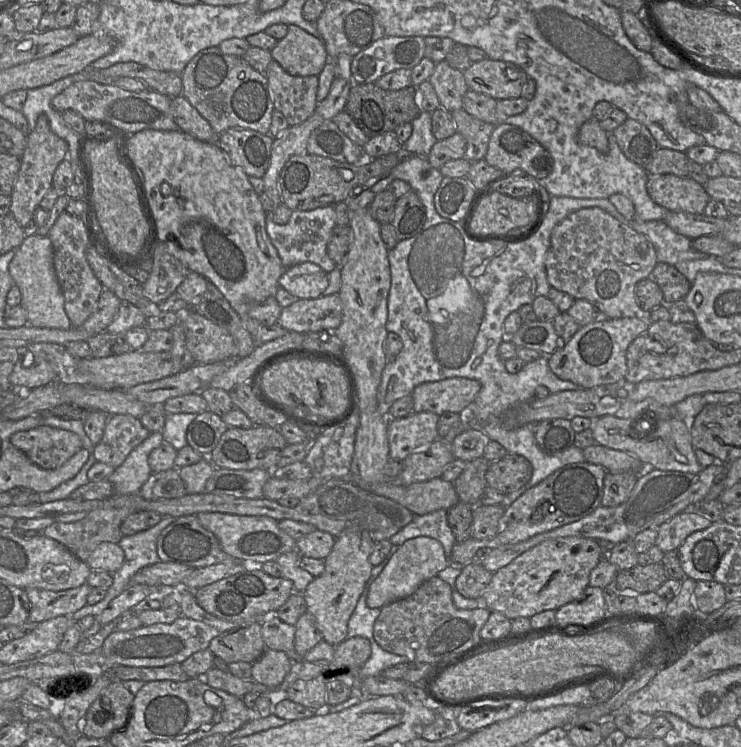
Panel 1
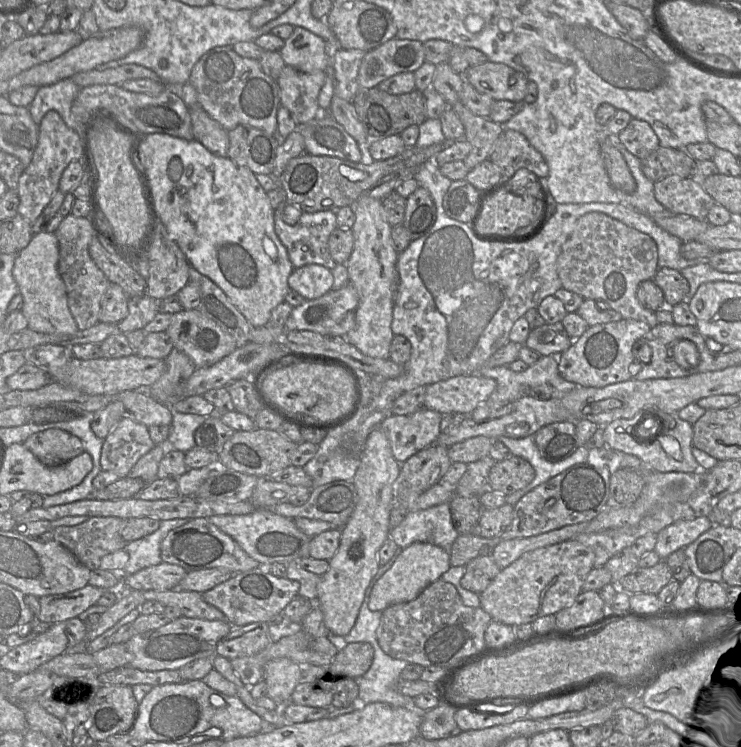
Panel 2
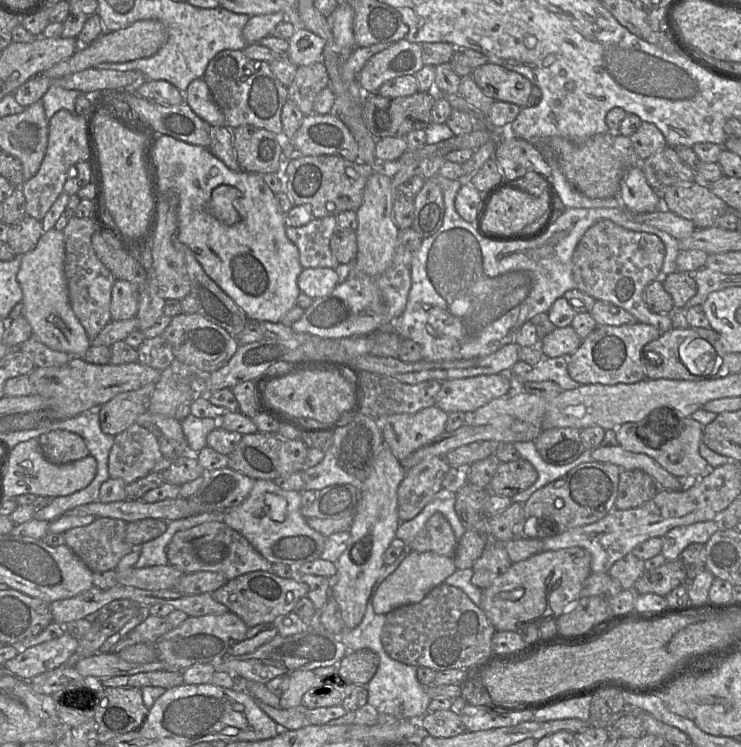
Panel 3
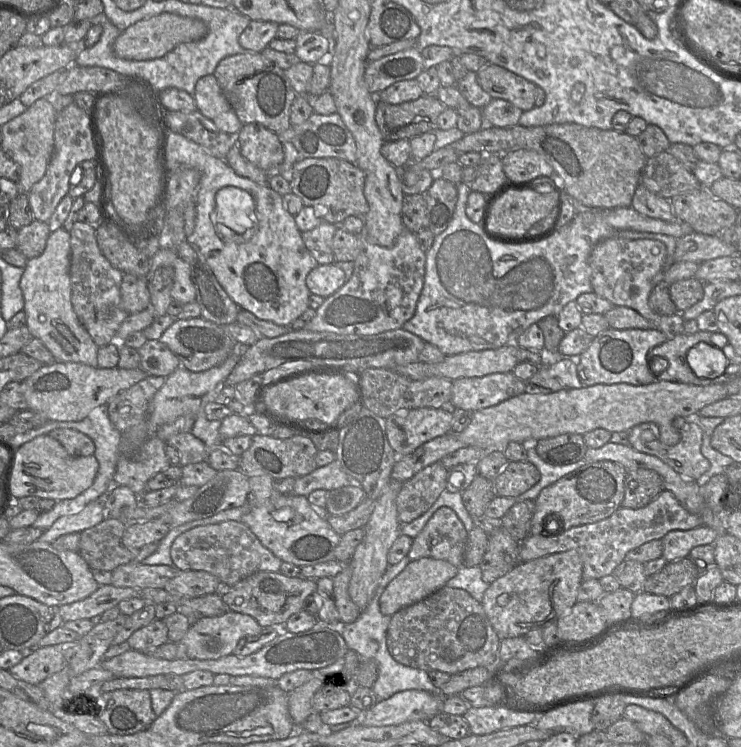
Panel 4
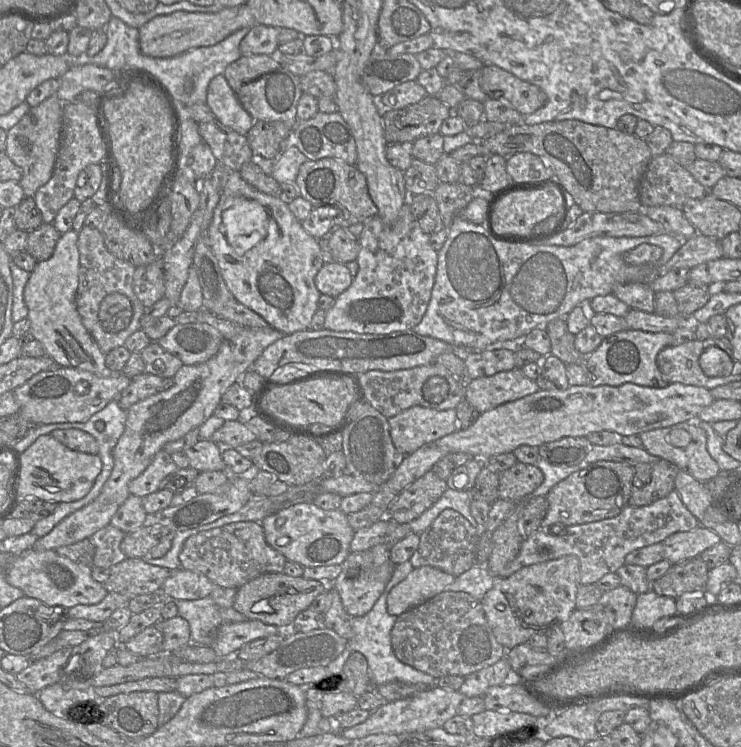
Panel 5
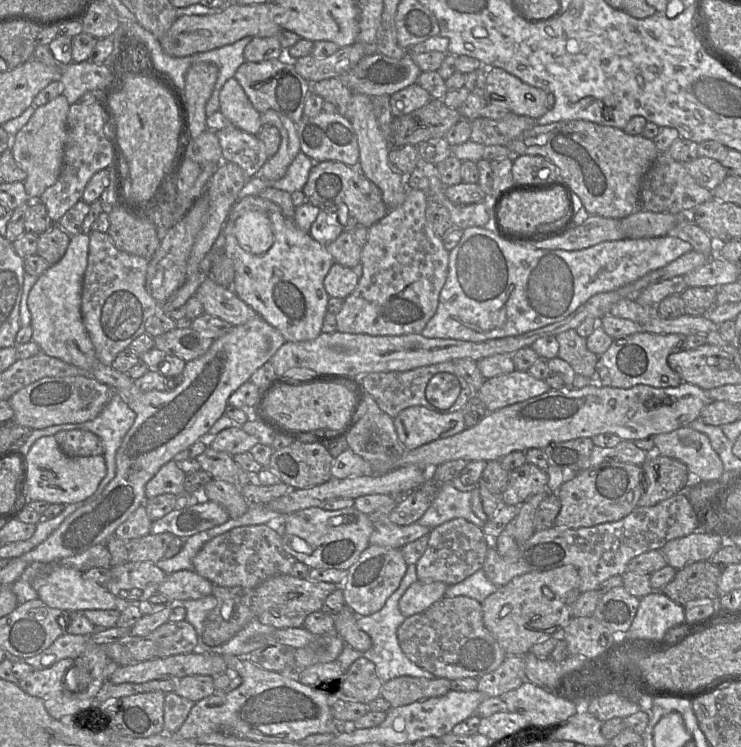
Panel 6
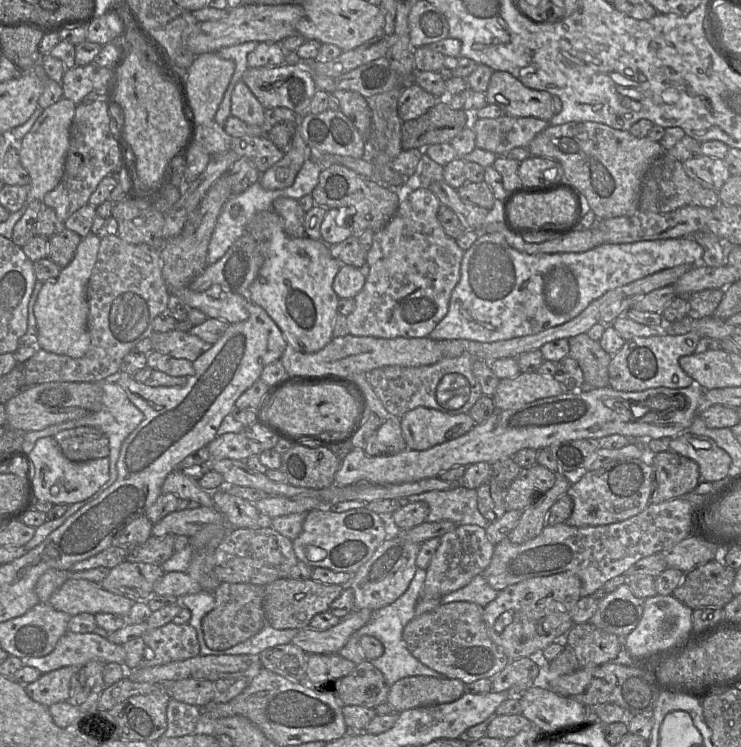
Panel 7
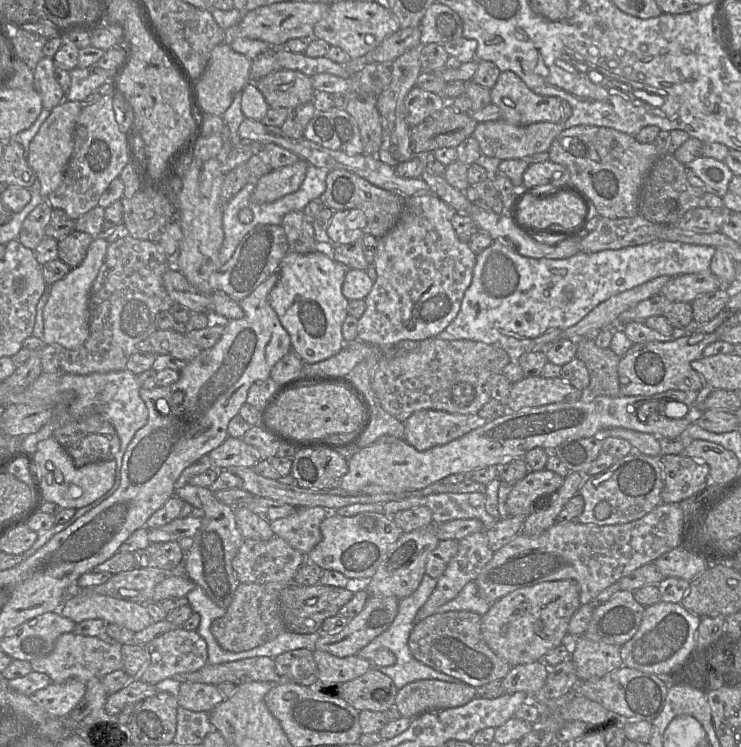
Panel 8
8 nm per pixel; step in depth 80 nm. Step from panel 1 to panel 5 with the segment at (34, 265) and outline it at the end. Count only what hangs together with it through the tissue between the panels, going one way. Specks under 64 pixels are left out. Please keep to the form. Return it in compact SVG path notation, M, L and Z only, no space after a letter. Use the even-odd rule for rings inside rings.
M74 230L67 231L61 235L59 238L57 245L55 247L53 255L45 260L45 261L40 261L37 263L35 269L30 273L30 277L27 281L27 284L25 285L24 288L24 301L25 304L28 308L28 319L30 321L30 332L29 336L40 341L43 346L45 347L47 351L47 355L51 357L55 362L57 362L60 366L63 367L72 367L72 368L77 368L81 370L86 370L89 372L92 372L100 377L110 377L114 373L121 373L121 372L114 372L110 370L105 363L105 354L101 351L99 345L95 341L95 339L92 337L92 335L89 333L89 331L85 328L85 326L82 323L81 317L78 313L77 306L76 306L76 293L79 285L79 268L80 268L80 263L79 263L79 250L78 250L78 232Z

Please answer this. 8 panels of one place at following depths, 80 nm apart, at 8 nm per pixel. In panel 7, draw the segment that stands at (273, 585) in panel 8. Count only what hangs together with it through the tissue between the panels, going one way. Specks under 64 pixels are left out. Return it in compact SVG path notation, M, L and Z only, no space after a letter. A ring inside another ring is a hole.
M222 582L213 592L216 605L202 621L206 645L214 650L225 650L256 635L267 625L263 600L265 586L248 583Z

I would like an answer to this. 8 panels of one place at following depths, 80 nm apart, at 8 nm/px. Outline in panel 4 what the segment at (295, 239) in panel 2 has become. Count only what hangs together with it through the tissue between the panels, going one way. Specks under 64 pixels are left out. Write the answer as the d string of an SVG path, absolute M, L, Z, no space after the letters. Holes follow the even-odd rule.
M322 222L310 231L304 231L301 237L318 265L334 264L333 237L338 226Z

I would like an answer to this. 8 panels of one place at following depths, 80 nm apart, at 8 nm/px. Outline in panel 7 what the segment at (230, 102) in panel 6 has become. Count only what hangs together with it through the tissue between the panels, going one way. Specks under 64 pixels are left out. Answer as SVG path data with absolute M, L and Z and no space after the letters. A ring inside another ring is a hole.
M243 81L237 82L231 95L231 116L249 125L263 126L264 111L249 87Z

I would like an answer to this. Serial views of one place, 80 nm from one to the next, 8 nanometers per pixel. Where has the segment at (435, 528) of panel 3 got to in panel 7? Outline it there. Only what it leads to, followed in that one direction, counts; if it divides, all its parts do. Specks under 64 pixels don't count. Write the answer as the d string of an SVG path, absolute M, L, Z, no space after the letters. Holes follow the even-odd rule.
M471 524L457 525L455 529L440 537L440 544L425 570L426 577L421 599L441 599L446 594L468 584L473 577L482 574L489 565L494 544L485 529Z

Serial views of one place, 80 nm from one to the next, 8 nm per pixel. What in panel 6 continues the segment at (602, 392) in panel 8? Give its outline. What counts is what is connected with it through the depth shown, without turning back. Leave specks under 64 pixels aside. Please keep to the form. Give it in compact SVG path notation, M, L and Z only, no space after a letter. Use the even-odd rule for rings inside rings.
M567 330L556 338L559 343L558 357L566 361L576 374L598 382L596 365L599 356L587 348L587 338L581 337L576 330Z

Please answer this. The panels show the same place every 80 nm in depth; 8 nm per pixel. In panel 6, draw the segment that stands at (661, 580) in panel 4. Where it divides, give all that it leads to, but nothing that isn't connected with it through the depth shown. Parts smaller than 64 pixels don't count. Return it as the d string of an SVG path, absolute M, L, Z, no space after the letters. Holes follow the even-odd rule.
M709 560L696 561L677 570L661 592L682 606L700 599L719 600L721 572Z

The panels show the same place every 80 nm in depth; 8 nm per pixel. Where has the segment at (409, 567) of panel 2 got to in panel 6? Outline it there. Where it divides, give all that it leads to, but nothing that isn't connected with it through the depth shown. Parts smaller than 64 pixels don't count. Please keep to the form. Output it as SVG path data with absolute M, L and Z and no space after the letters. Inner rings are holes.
M415 581L406 589L399 600L400 612L405 617L423 612L444 597L447 587L448 585L443 582Z

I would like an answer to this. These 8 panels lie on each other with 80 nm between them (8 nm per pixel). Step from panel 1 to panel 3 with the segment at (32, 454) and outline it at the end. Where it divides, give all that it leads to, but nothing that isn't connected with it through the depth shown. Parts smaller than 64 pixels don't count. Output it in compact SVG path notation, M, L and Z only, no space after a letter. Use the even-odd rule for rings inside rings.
M54 430L38 438L44 457L53 464L68 464L90 455L81 436L67 430Z

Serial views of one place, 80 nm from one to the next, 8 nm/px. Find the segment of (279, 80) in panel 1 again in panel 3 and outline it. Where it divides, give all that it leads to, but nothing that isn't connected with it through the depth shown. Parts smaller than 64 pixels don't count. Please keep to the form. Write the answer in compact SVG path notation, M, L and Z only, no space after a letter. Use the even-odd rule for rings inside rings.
M323 62L300 66L293 82L287 87L287 98L306 117L314 113L314 99L328 86L329 77Z

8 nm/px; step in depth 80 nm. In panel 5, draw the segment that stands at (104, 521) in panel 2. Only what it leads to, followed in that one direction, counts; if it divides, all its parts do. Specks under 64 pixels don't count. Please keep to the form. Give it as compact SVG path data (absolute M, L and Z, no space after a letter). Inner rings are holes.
M111 524L91 535L88 539L94 546L92 567L109 569L128 559L120 548L124 535L123 531Z

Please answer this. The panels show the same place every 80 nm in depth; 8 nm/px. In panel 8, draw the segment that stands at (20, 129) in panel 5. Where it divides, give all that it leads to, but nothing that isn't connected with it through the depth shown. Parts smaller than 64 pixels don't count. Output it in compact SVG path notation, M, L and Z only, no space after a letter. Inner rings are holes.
M64 99L55 106L40 126L27 149L27 162L40 183L40 194L45 199L61 184L73 151L73 135L82 105L78 101Z

